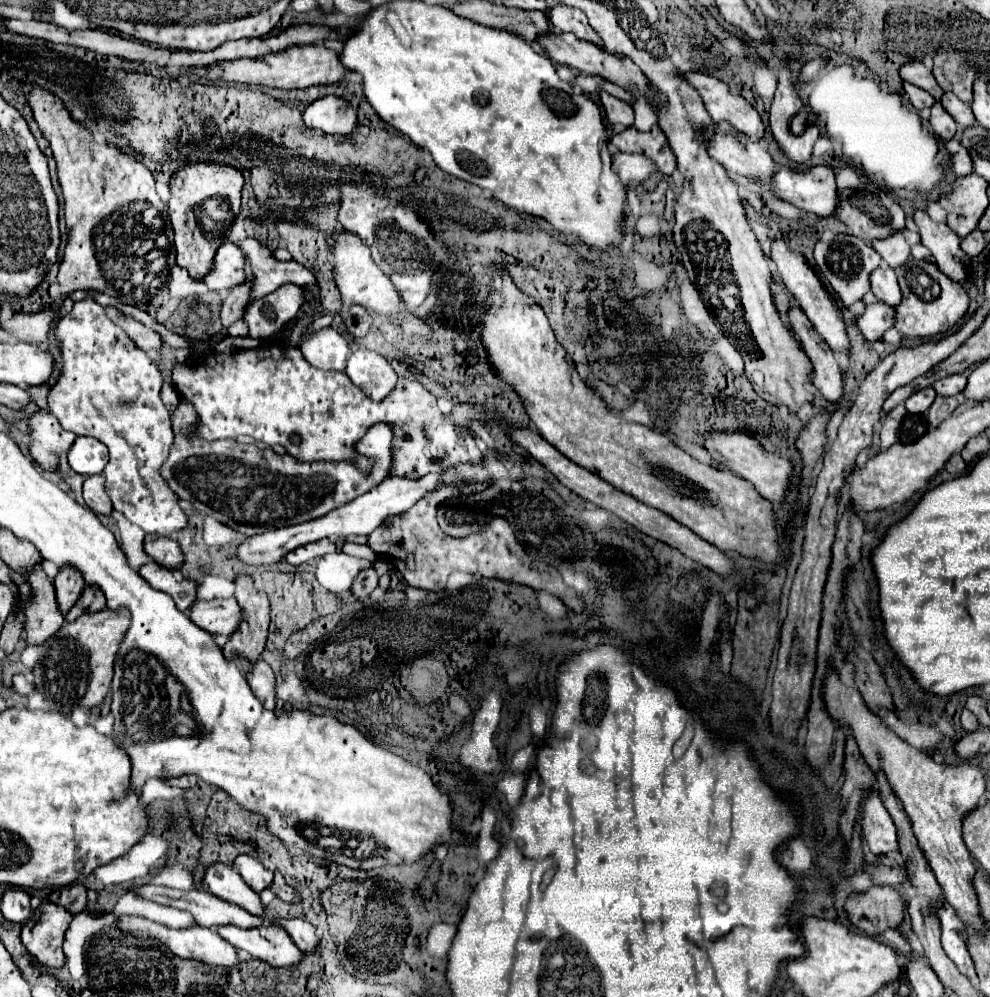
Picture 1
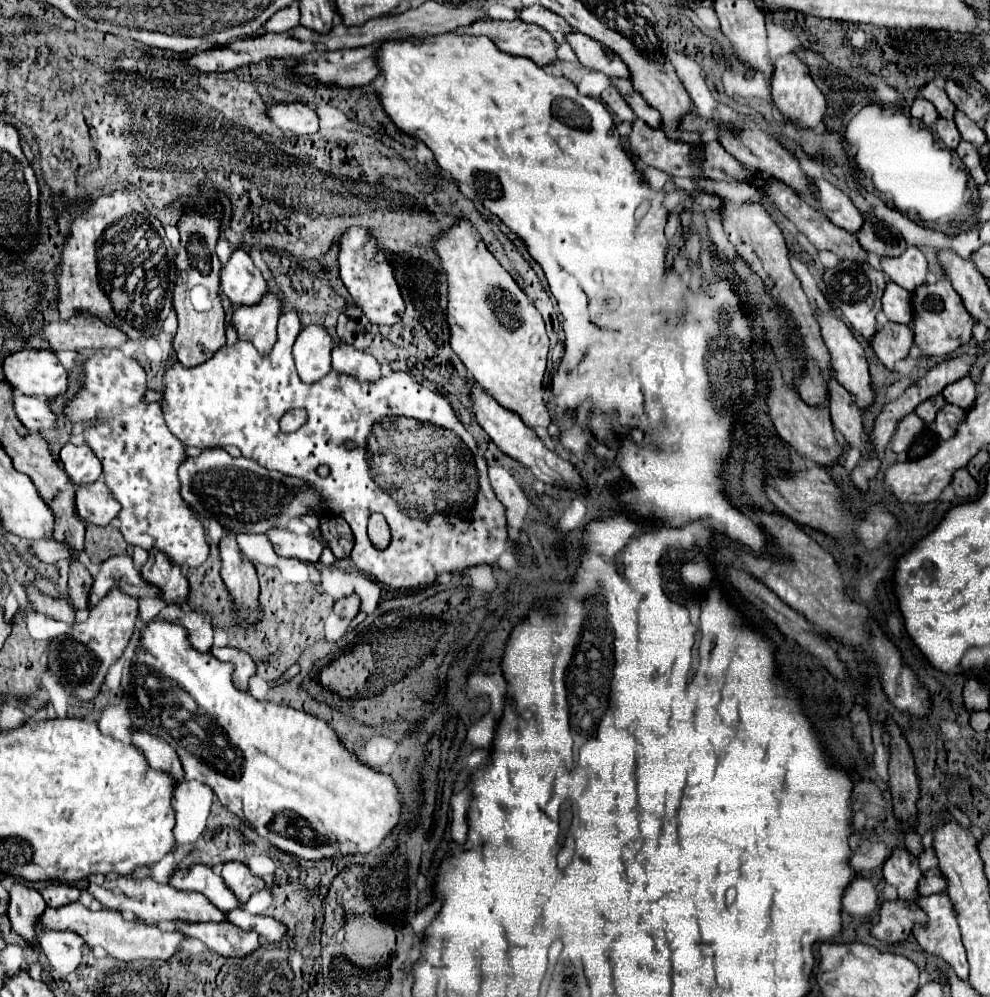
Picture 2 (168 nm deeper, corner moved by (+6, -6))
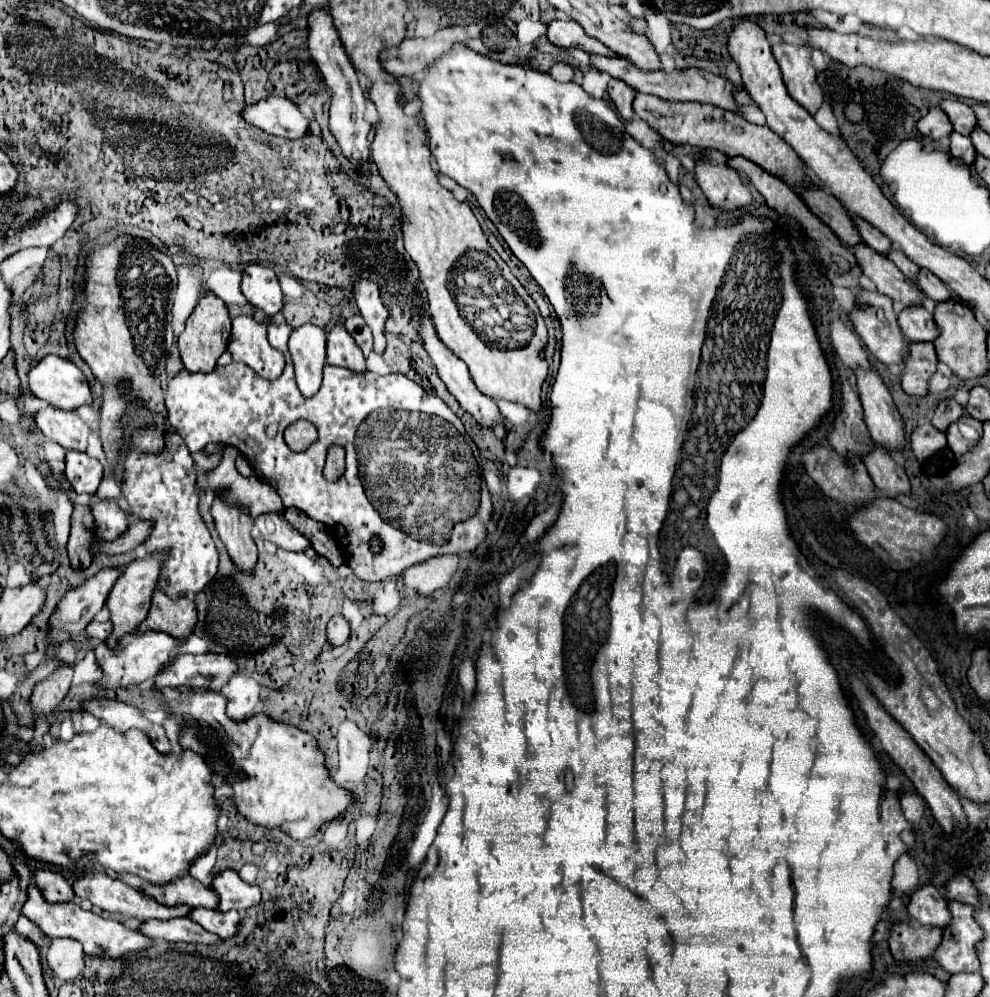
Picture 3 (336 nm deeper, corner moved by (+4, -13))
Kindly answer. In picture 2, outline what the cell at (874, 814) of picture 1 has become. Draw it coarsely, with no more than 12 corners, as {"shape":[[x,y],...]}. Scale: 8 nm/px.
{"shape":[[894,852],[884,878],[902,900],[916,902],[922,870],[908,852]]}

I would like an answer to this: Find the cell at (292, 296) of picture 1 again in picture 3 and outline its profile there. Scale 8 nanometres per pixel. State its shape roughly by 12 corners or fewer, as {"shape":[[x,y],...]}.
{"shape":[[234,317],[228,351],[260,377],[276,379],[284,355],[268,327]]}

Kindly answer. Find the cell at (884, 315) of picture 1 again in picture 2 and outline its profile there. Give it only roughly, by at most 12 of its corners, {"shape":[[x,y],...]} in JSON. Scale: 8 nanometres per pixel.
{"shape":[[886,324],[872,348],[888,370],[904,360],[914,332],[904,324]]}

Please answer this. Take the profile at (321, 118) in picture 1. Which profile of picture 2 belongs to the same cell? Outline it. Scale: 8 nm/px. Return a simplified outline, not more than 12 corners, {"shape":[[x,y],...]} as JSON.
{"shape":[[276,102],[266,116],[292,134],[314,134],[318,114],[302,102]]}

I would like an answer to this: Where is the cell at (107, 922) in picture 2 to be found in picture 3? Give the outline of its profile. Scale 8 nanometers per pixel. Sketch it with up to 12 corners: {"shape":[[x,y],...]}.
{"shape":[[28,889],[22,913],[48,937],[86,955],[124,959],[152,939],[74,901],[46,903]]}

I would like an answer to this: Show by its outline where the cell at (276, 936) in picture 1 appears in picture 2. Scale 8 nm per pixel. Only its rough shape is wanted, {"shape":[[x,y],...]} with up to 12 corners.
{"shape":[[176,922],[220,956],[248,956],[260,942],[228,922]]}

